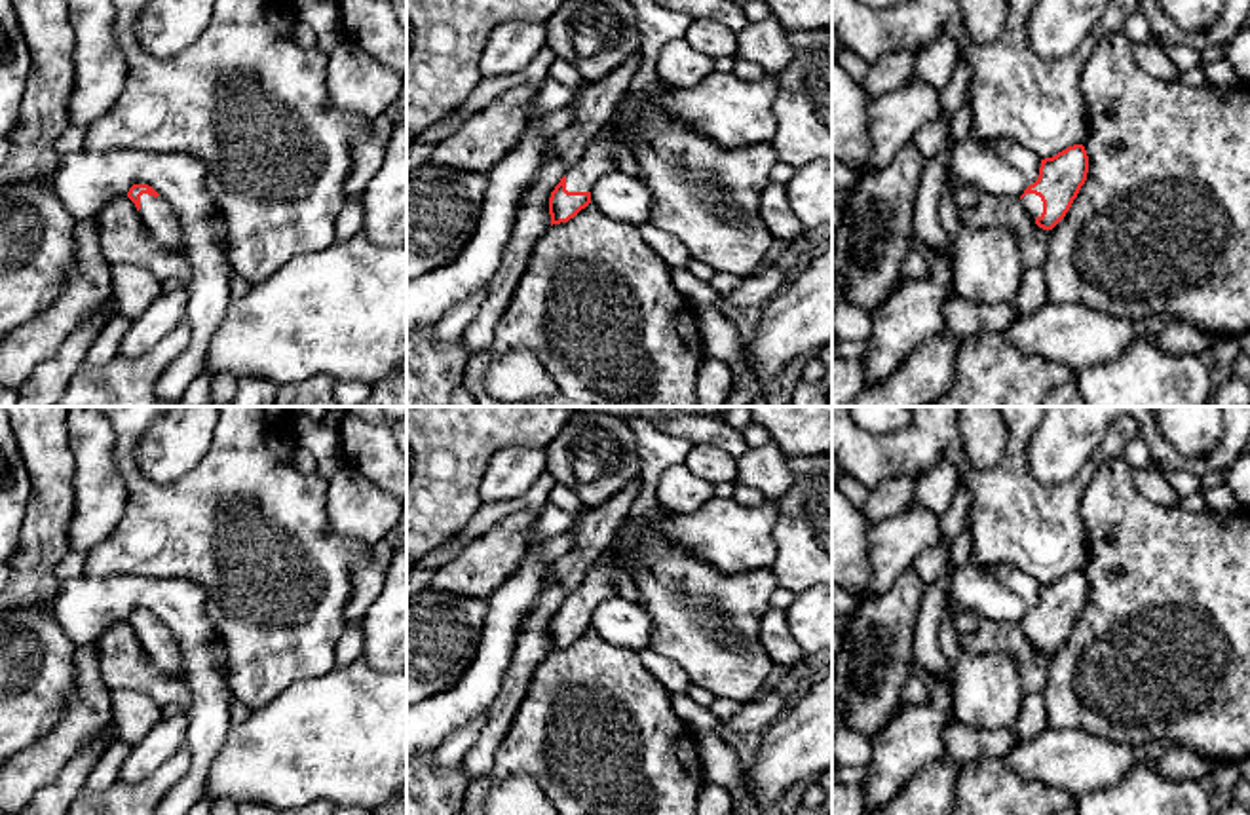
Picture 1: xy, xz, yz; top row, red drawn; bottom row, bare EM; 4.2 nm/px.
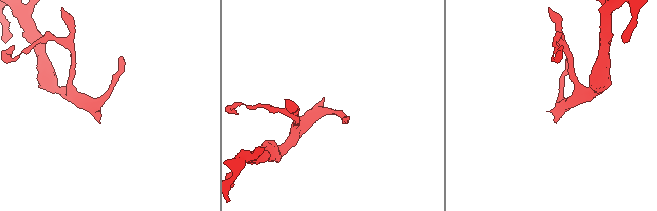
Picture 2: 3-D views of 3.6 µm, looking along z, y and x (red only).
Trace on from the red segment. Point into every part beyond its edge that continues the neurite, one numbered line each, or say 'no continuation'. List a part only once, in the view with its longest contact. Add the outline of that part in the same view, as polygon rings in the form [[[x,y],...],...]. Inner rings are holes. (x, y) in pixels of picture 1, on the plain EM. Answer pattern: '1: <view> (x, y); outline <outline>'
1: yz (1032, 629); outline [[[1026,619],[1026,621],[1020,625],[1020,629],[1024,631],[1028,642],[1030,642],[1032,646],[1035,646],[1037,642],[1041,642],[1041,638],[1043,638],[1043,627],[1041,627],[1039,621],[1035,621],[1035,619]]]

